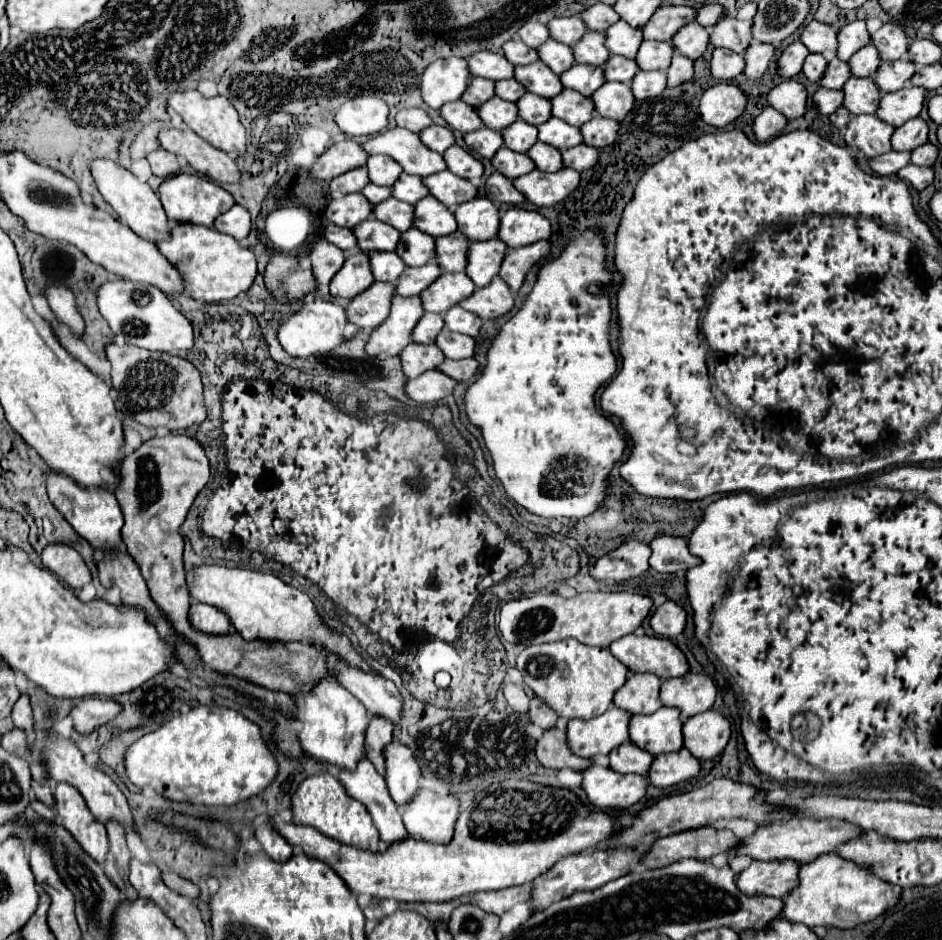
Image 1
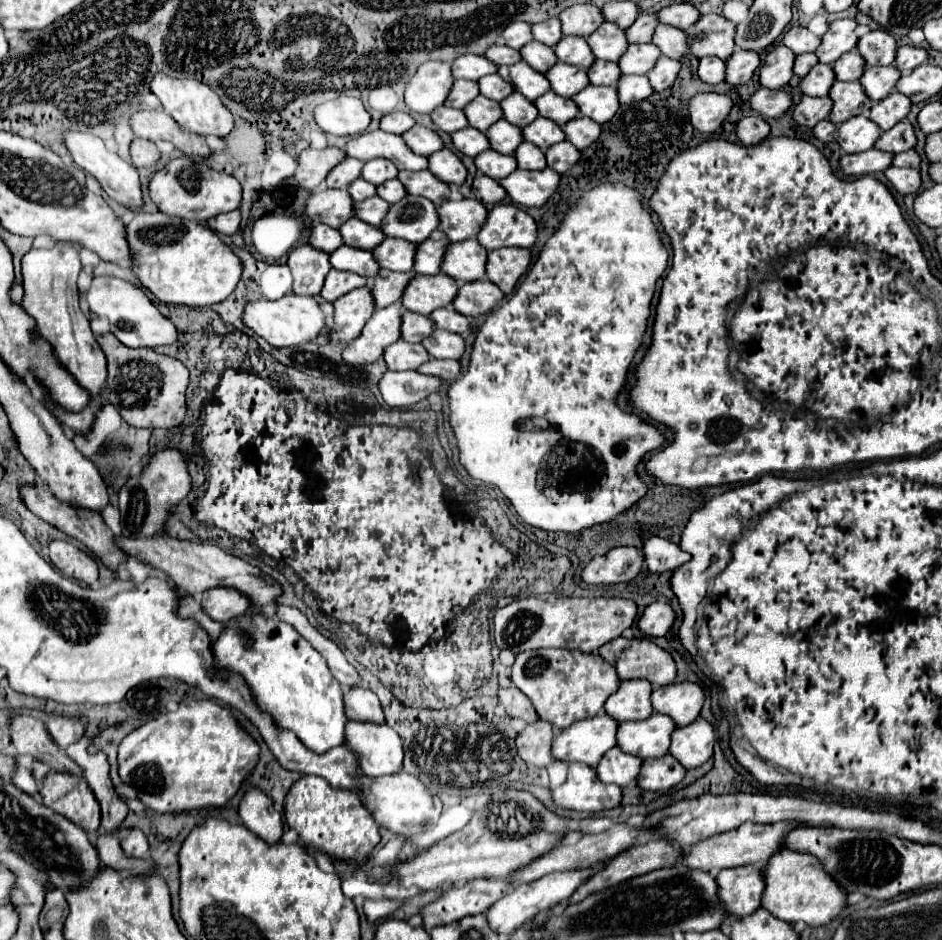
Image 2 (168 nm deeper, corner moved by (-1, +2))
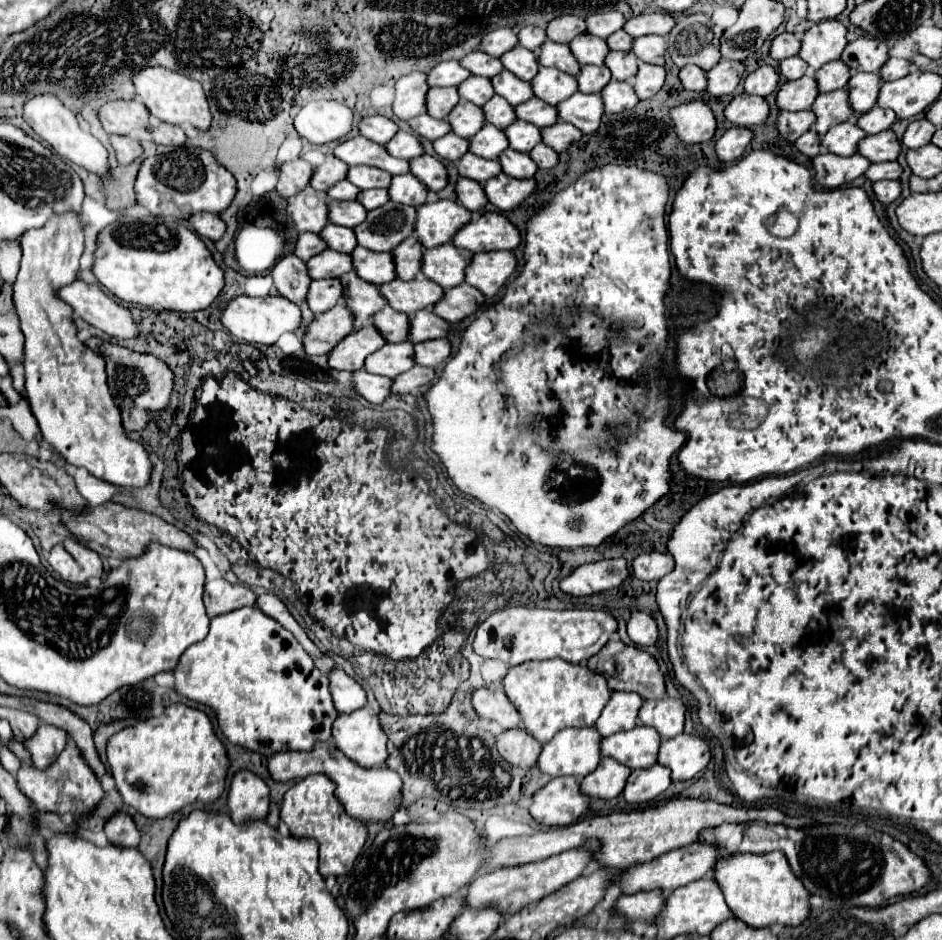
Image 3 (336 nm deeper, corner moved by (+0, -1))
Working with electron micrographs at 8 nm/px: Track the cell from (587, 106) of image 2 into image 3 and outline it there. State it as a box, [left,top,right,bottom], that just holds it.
[556,92,604,134]

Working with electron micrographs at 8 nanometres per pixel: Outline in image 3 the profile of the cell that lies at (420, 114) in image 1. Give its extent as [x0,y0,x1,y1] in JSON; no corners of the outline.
[360,116,398,144]

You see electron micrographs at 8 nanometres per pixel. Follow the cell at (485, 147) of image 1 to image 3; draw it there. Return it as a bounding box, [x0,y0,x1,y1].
[434,132,470,162]

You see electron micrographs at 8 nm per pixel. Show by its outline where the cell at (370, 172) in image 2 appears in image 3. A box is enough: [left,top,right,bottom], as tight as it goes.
[346,166,392,190]

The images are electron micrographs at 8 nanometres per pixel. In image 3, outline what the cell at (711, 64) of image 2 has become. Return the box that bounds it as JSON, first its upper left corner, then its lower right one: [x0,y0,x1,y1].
[680,66,708,90]

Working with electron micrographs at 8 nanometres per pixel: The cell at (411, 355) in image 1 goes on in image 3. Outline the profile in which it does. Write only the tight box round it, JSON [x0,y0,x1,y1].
[364,342,414,378]

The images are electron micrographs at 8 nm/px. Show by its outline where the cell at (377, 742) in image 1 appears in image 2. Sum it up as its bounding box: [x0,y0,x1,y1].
[343,687,385,723]

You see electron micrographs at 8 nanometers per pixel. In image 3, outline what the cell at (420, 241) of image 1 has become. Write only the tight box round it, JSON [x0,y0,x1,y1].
[352,246,396,284]

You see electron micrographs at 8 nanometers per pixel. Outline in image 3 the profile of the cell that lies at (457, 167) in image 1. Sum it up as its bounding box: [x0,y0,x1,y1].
[410,156,448,192]

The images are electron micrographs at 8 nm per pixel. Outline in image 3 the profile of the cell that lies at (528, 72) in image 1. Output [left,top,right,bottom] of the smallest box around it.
[492,70,534,106]

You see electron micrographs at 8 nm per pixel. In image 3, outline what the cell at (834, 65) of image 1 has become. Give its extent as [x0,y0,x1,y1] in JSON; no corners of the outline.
[776,74,818,110]

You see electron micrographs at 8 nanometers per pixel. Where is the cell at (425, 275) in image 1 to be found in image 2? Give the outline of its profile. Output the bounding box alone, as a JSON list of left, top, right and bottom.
[367,269,415,309]

